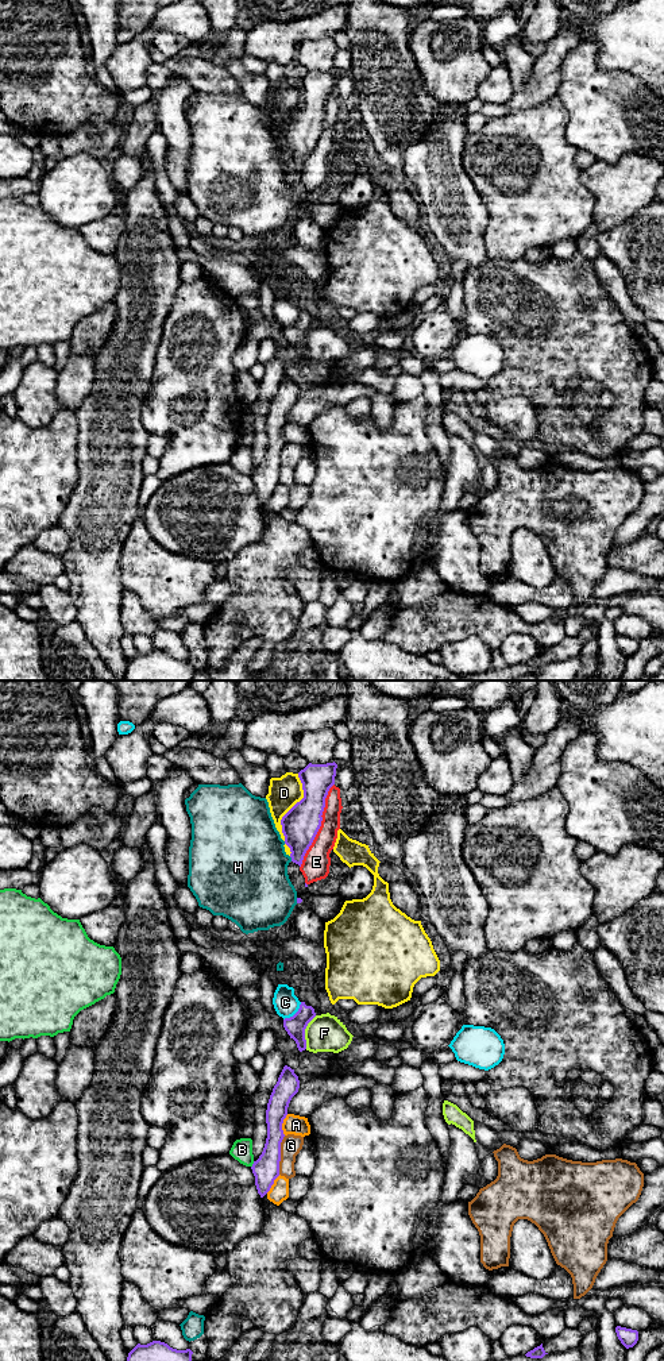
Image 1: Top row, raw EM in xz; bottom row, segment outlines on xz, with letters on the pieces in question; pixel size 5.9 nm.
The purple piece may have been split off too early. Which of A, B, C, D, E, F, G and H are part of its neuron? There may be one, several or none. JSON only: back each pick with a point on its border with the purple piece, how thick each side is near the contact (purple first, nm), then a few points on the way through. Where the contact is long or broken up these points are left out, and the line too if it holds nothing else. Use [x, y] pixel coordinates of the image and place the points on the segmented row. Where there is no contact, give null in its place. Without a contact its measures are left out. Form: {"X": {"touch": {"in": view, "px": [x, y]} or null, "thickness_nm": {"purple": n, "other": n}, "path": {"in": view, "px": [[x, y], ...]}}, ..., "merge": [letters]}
{"merge": []}

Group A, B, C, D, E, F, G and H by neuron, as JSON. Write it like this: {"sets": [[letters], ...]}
{"sets": [["A"], ["B"], ["C"], ["D"], ["E"], ["F"], ["G"], ["H"]]}

